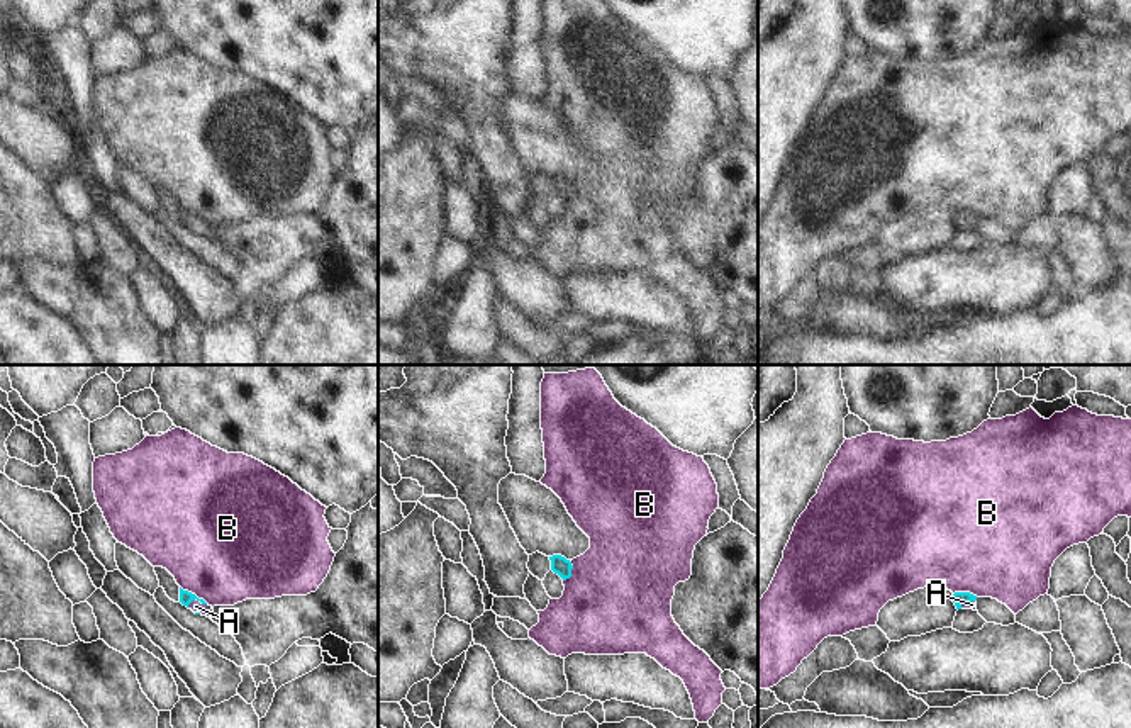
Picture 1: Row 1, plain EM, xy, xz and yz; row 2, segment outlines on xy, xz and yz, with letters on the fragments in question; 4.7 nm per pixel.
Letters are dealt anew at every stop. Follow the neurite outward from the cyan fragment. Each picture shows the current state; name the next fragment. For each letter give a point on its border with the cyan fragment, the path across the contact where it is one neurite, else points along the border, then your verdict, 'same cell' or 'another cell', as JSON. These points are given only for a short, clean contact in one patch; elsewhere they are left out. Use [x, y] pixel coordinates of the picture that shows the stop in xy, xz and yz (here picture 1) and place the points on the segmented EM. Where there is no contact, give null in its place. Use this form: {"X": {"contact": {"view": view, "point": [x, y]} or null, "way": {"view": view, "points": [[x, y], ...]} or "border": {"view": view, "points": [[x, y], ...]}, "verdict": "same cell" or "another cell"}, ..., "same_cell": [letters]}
{"A": {"contact": {"view": "xy", "point": [195, 598]}, "way": {"view": "xy", "points": [[185, 598], [195, 598], [195, 606]]}, "verdict": "same cell"}, "B": {"contact": {"view": "xy", "point": [194, 594]}, "verdict": "another cell"}, "same_cell": ["A"]}

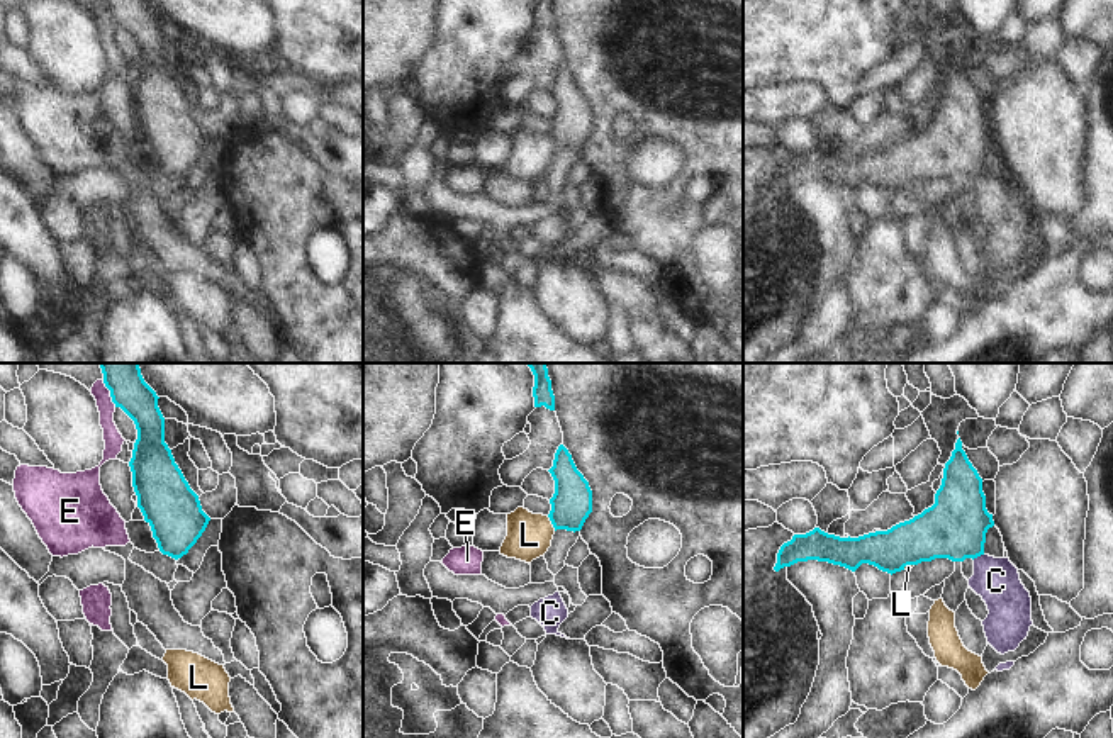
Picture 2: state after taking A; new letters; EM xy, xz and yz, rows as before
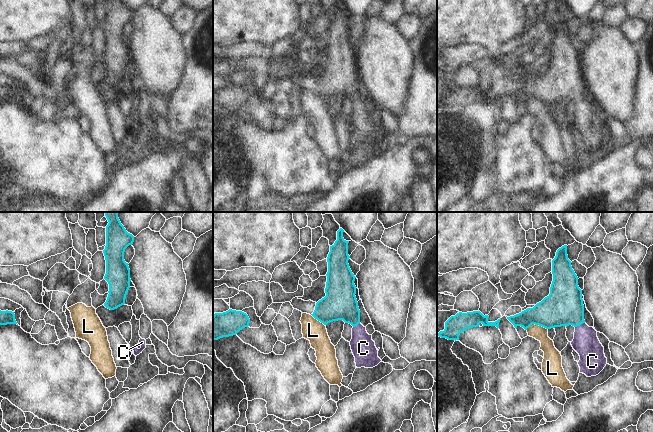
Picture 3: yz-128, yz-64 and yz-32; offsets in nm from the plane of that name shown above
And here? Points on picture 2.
{"C": {"contact": {"view": "yz", "point": [978, 555]}, "way": {"view": "yz", "points": [[956, 526], [978, 555], [996, 581]]}, "verdict": "same cell"}, "E": {"contact": {"view": "xy", "point": [111, 394]}, "verdict": "another cell"}, "L": {"contact": {"view": "xz", "point": [552, 523]}, "border": {"view": "xz", "points": [[547, 516], [555, 530]]}, "verdict": "another cell"}, "same_cell": ["C"]}

